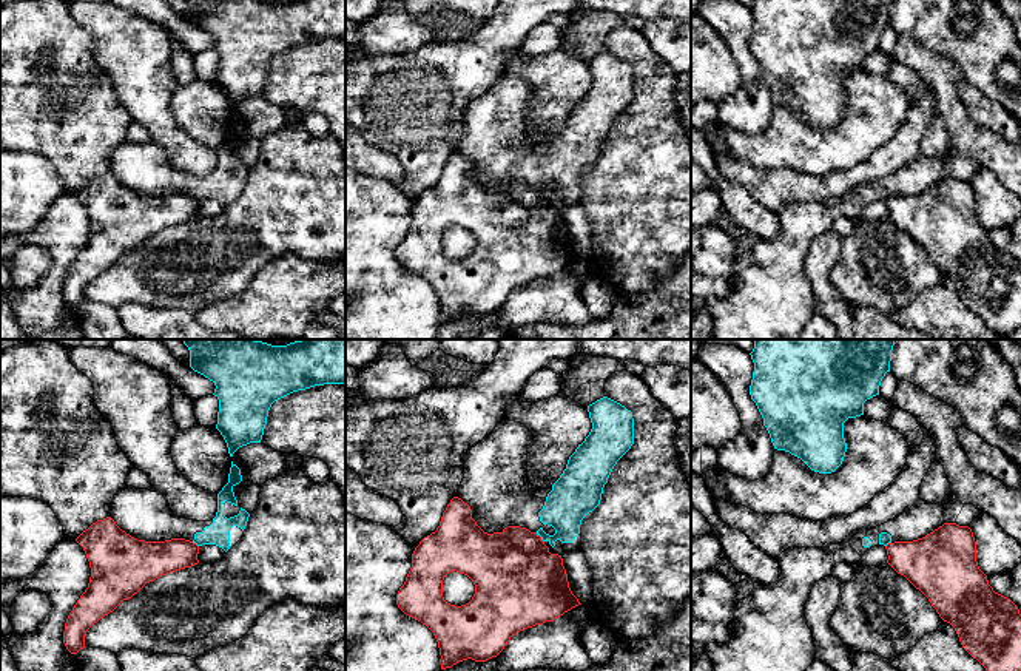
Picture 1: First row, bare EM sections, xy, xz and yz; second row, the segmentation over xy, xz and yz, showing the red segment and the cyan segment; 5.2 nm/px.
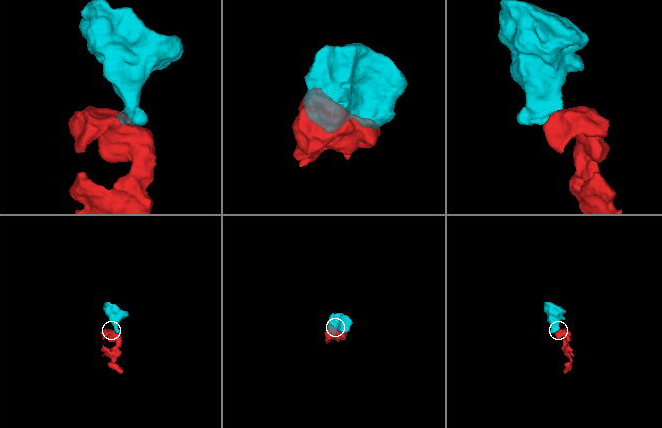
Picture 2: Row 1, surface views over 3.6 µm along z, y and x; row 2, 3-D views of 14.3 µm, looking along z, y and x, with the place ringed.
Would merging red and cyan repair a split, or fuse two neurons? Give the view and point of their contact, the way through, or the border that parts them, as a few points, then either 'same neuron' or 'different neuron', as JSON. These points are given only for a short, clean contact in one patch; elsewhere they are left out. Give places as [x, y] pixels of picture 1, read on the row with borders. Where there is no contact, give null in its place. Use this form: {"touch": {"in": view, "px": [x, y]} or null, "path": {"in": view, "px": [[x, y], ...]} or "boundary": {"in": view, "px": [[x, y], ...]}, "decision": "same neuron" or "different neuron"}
{"touch": {"in": "xz", "px": [540, 537]}, "boundary": {"in": "xz", "px": [[535, 532], [543, 542]]}, "decision": "different neuron"}

